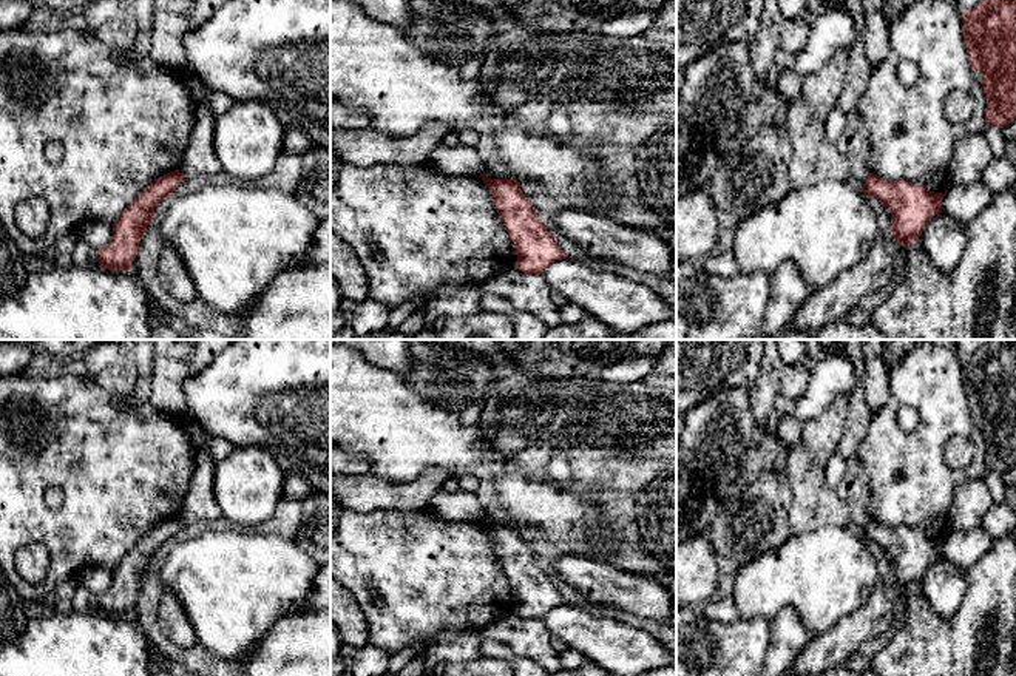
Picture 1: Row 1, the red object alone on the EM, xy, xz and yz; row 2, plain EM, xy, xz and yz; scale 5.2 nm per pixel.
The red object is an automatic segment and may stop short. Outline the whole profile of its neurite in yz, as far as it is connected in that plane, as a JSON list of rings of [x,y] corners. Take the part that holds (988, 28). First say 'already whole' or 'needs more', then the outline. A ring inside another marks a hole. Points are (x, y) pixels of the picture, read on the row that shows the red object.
already whole; [[[980,0],[964,12],[962,23],[970,65],[980,71],[987,128],[1004,128],[1016,119],[1016,0]]]

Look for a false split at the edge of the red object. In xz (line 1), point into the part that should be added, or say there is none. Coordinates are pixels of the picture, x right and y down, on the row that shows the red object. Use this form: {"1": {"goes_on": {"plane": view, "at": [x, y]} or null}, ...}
{"1": {"goes_on": null}}

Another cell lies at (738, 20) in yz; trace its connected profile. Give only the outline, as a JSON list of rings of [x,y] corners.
[[[676,0],[676,69],[684,69],[720,45],[752,40],[764,15],[764,3],[766,0]]]

